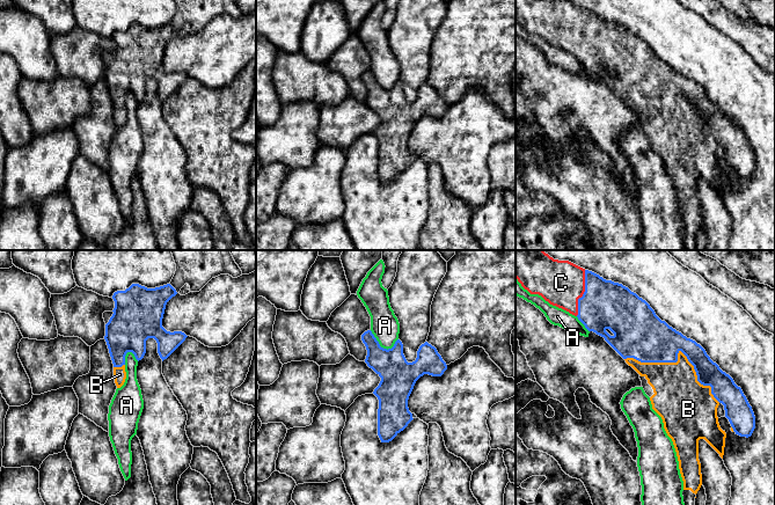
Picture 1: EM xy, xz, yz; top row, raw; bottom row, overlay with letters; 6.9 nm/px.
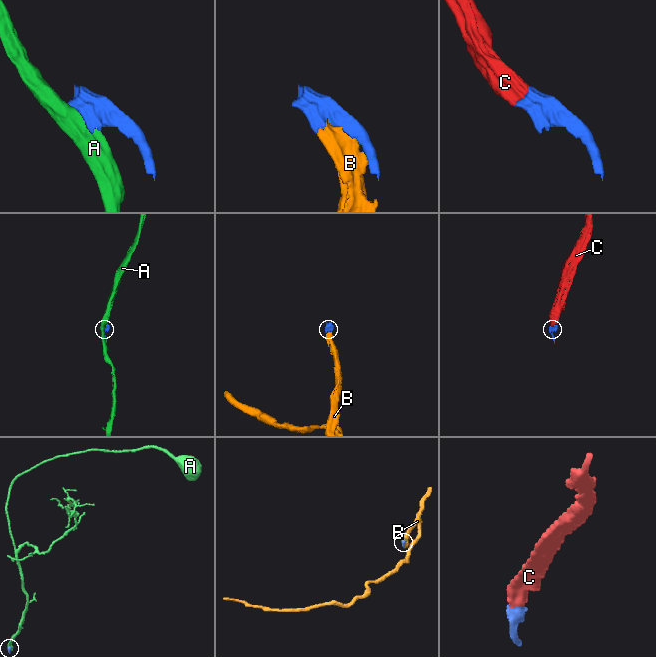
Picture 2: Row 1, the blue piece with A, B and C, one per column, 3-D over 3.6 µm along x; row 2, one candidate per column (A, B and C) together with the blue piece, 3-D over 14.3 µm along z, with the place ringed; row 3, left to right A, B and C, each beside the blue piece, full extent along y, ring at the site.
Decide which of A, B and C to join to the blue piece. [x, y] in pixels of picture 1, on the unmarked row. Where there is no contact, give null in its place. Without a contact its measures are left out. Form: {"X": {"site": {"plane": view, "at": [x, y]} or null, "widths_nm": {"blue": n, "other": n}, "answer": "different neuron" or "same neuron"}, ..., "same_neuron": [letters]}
{"A": {"site": {"plane": "xz", "at": [382, 88]}, "widths_nm": {"blue": 240, "other": 200}, "answer": "different neuron"}, "B": {"site": {"plane": "yz", "at": [678, 93]}, "widths_nm": {"blue": 320, "other": 320}, "answer": "same neuron"}, "C": {"site": {"plane": "yz", "at": [584, 34]}, "widths_nm": {"blue": 340, "other": 320}, "answer": "same neuron"}, "same_neuron": ["B", "C"]}

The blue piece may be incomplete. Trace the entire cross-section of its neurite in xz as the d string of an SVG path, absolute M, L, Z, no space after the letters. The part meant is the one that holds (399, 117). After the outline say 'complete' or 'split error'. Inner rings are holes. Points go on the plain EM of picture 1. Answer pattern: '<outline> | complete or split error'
M367 71L361 81L367 90L365 103L381 118L373 132L379 140L378 176L381 183L389 183L414 160L408 140L416 122L424 115L441 117L447 105L427 82L419 87L416 101L408 103L400 80L387 90Z | complete

